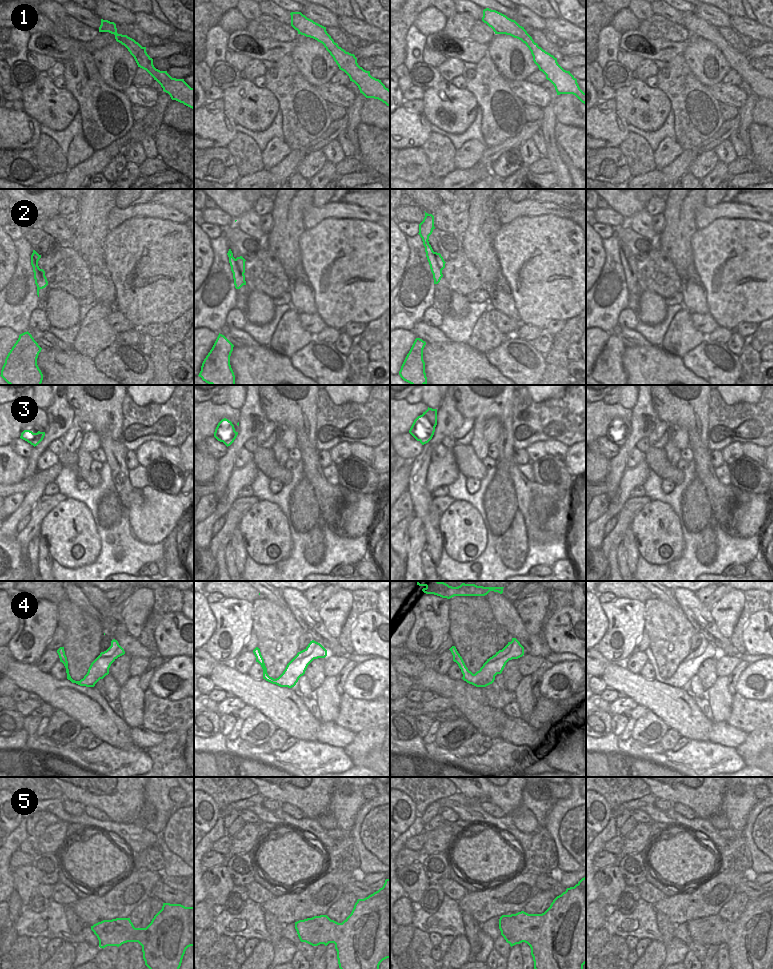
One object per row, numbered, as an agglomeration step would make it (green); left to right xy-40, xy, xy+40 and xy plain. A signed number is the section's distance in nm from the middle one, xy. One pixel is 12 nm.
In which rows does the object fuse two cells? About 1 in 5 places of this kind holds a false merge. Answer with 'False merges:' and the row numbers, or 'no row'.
False merges: 4

